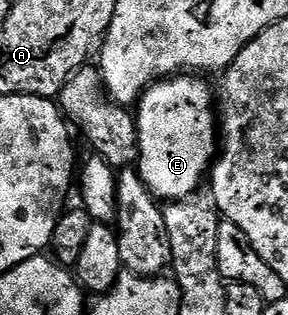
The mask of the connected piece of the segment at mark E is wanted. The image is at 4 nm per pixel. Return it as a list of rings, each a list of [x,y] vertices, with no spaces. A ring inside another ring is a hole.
[[[178,74],[164,82],[154,83],[141,95],[136,105],[139,154],[135,167],[158,201],[186,200],[188,196],[194,195],[202,187],[201,179],[204,176],[206,179],[219,151],[219,120],[214,112],[215,92],[214,89],[212,92],[201,80],[204,79],[193,74]]]

